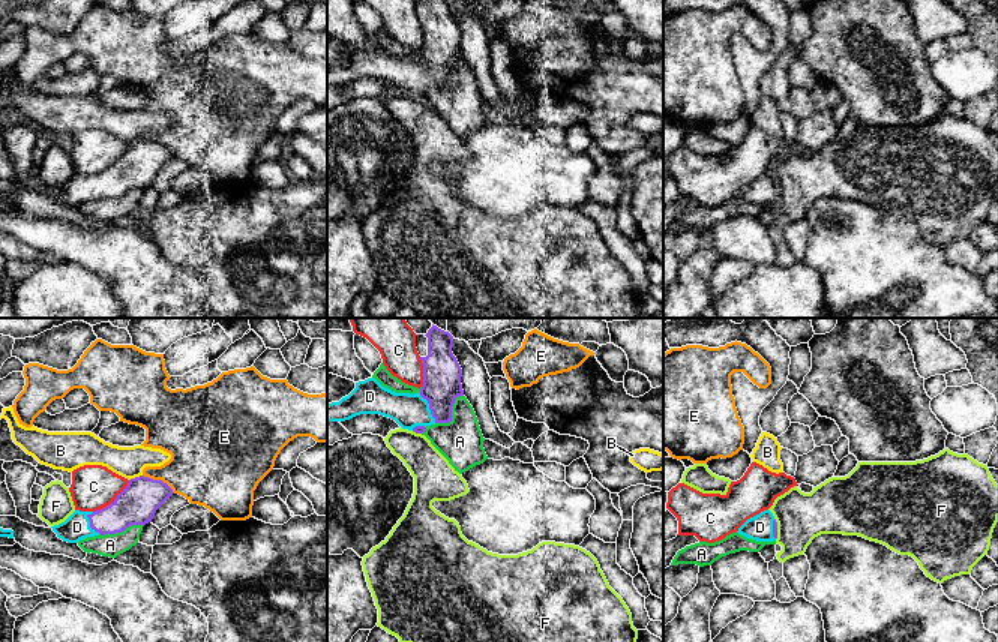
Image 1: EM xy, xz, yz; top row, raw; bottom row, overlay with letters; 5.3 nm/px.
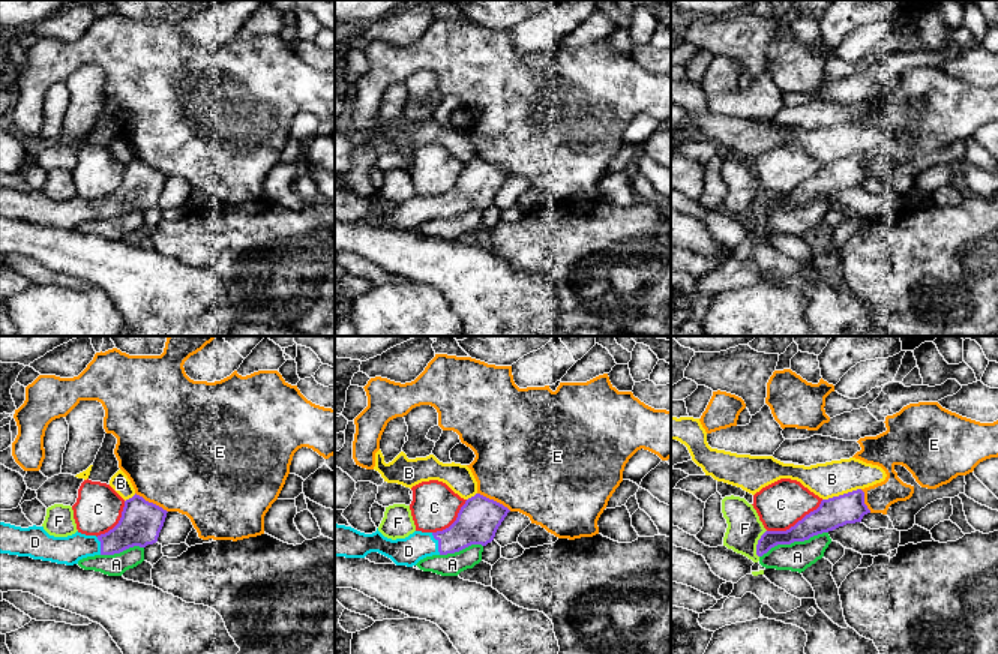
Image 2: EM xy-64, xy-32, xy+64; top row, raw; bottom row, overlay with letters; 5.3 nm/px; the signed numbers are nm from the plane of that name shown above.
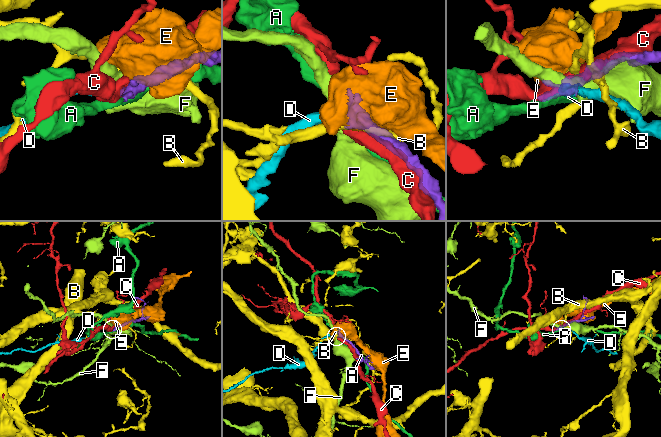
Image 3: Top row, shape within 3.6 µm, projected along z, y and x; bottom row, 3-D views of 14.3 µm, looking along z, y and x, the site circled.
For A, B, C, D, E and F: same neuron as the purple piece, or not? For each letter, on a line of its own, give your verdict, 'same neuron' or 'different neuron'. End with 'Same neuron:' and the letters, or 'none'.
A: different neuron
B: different neuron
C: different neuron
D: same neuron
E: different neuron
F: different neuron
Same neuron: D

